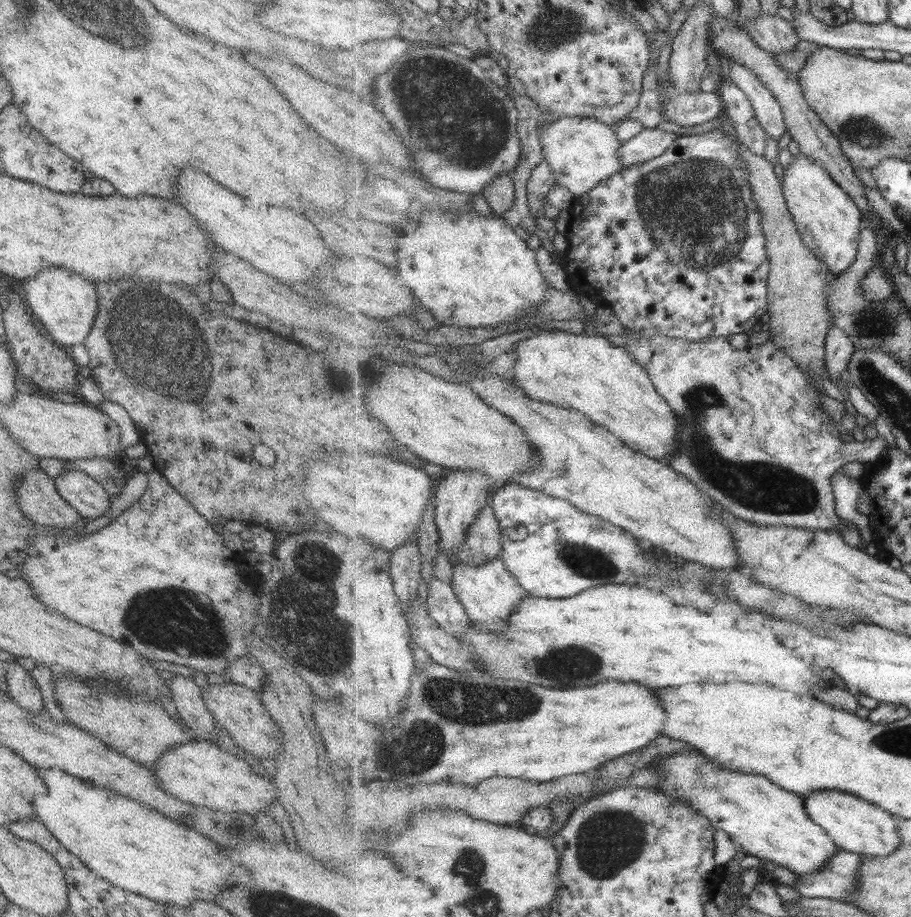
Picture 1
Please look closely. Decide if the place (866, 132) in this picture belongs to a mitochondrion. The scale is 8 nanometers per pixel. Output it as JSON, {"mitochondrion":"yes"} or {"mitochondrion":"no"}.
{"mitochondrion":"yes"}

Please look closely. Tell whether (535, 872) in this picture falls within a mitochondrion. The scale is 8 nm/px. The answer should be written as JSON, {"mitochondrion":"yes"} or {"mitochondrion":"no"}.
{"mitochondrion":"no"}

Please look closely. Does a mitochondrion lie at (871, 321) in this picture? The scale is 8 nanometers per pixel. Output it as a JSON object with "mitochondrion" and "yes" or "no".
{"mitochondrion":"yes"}

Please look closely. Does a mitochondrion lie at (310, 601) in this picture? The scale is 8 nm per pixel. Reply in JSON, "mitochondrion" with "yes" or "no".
{"mitochondrion":"yes"}

